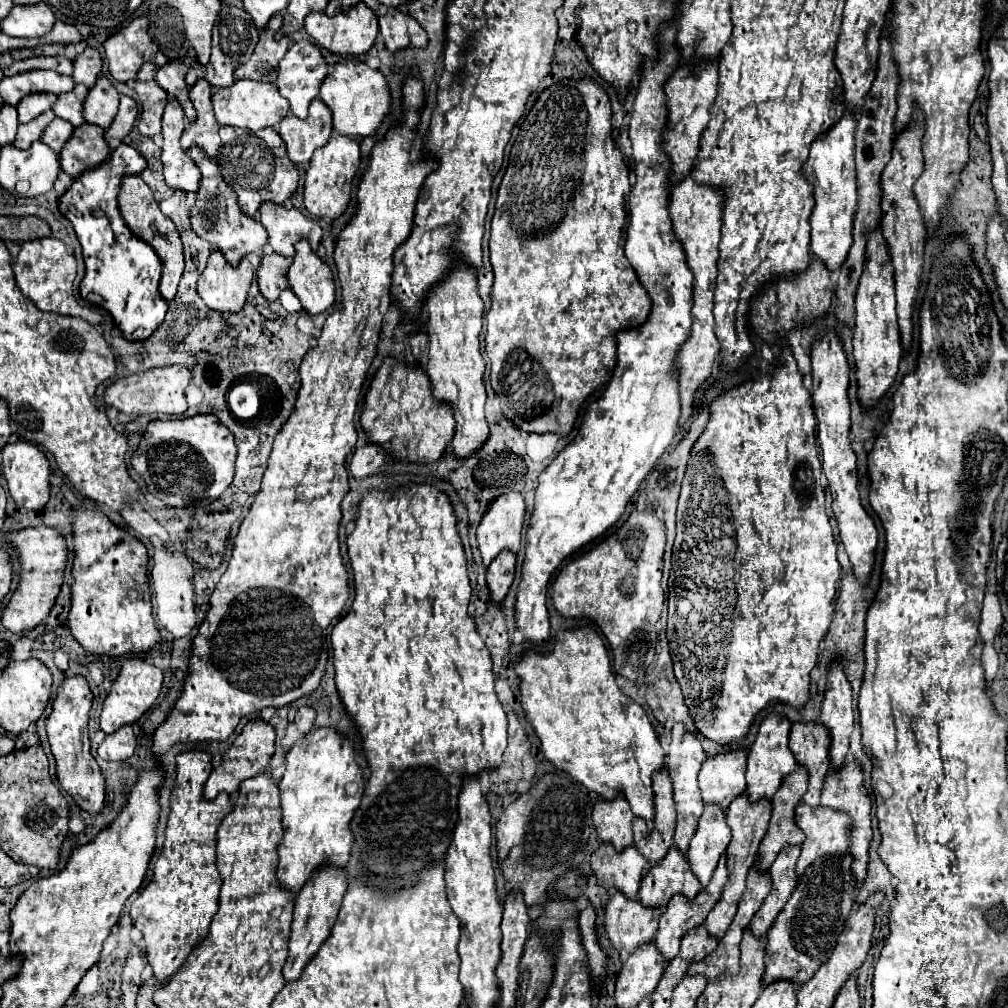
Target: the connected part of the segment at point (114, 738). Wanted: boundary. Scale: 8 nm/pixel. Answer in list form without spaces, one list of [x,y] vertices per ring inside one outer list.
[[[122,726],[118,732],[112,732],[98,746],[98,756],[104,760],[126,760],[134,754],[136,736],[132,726]]]

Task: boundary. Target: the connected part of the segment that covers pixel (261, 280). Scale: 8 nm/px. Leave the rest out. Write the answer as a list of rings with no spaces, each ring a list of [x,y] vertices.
[[[280,254],[262,256],[258,268],[258,286],[266,300],[278,300],[278,294],[286,288],[286,272],[290,262],[290,258],[284,258]]]

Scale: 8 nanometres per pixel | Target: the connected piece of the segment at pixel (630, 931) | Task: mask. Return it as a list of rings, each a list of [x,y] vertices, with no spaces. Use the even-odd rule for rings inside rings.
[[[616,892],[606,904],[604,926],[608,938],[618,950],[634,952],[638,944],[654,940],[660,914],[662,908],[646,908],[642,902]]]

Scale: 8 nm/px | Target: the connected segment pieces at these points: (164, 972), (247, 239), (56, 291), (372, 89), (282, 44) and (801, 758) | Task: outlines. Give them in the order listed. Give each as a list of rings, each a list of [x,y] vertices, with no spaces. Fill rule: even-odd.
[[[184,752],[176,756],[176,784],[170,798],[170,816],[166,826],[166,842],[154,864],[154,876],[132,902],[132,924],[144,934],[146,958],[158,982],[170,980],[186,962],[194,946],[198,946],[210,930],[212,916],[218,910],[220,876],[216,870],[216,830],[232,810],[230,796],[218,794],[214,800],[202,798],[204,782],[210,776],[210,754]]]
[[[190,148],[190,156],[192,160],[198,164],[200,172],[202,172],[202,180],[200,180],[200,188],[196,192],[196,202],[190,210],[190,224],[192,224],[192,230],[208,240],[214,248],[218,248],[224,258],[236,266],[240,262],[242,256],[254,252],[254,254],[260,254],[262,246],[266,244],[266,230],[262,228],[262,224],[250,216],[246,216],[238,204],[236,204],[236,192],[224,182],[218,166],[214,160],[206,158],[202,148]]]
[[[48,236],[42,240],[20,242],[20,252],[18,252],[12,268],[14,268],[18,288],[24,292],[24,296],[28,300],[32,300],[36,304],[36,308],[40,308],[44,312],[64,314],[64,316],[78,316],[90,324],[102,322],[100,312],[80,306],[80,302],[74,298],[72,286],[74,286],[74,278],[76,278],[76,258],[66,250],[64,242],[60,242],[58,238]]]
[[[344,58],[330,68],[326,80],[320,86],[320,98],[332,110],[334,132],[350,138],[364,138],[374,134],[382,118],[390,110],[390,92],[386,78],[380,70],[374,70],[366,62],[356,58]]]
[[[260,34],[260,40],[254,48],[252,58],[234,72],[236,78],[250,78],[250,80],[260,80],[260,82],[276,82],[276,68],[282,56],[288,50],[288,38],[280,36],[276,38],[274,34]]]
[[[796,722],[790,728],[790,750],[810,776],[810,786],[804,794],[804,802],[810,806],[820,804],[822,782],[830,770],[830,744],[830,732],[820,722]]]

